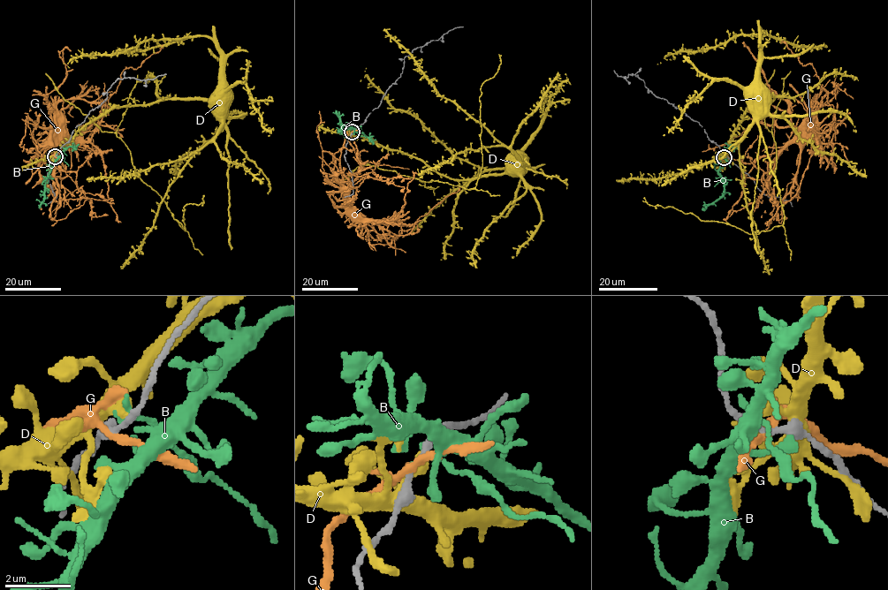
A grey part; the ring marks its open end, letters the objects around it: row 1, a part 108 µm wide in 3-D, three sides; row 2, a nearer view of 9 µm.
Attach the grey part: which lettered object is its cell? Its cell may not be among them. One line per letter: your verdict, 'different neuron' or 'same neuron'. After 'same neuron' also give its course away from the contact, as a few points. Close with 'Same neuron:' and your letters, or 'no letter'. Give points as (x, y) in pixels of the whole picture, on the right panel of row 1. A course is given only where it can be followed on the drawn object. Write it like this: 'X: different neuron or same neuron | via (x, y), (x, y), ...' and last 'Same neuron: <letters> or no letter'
B: different neuron
D: different neuron
G: different neuron
Same neuron: no letter

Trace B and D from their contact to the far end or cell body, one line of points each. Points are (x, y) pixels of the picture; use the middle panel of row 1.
B: (353, 131), (347, 126), (342, 131), (337, 114), (333, 112)
D: (352, 131), (352, 134), (389, 149), (419, 158), (453, 178), (498, 175), (512, 158), (519, 157), (517, 161)

